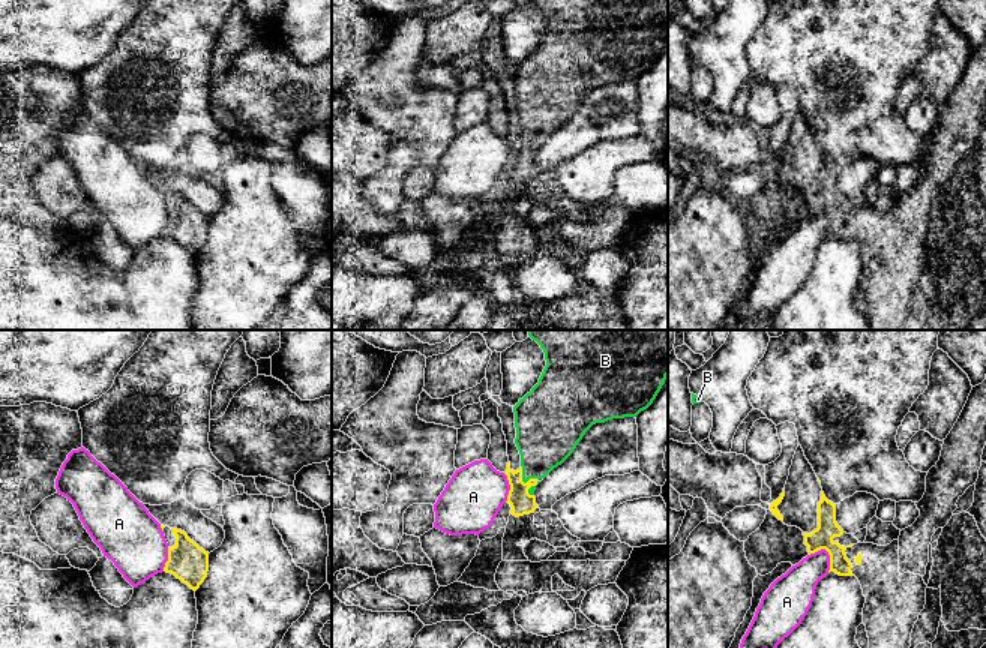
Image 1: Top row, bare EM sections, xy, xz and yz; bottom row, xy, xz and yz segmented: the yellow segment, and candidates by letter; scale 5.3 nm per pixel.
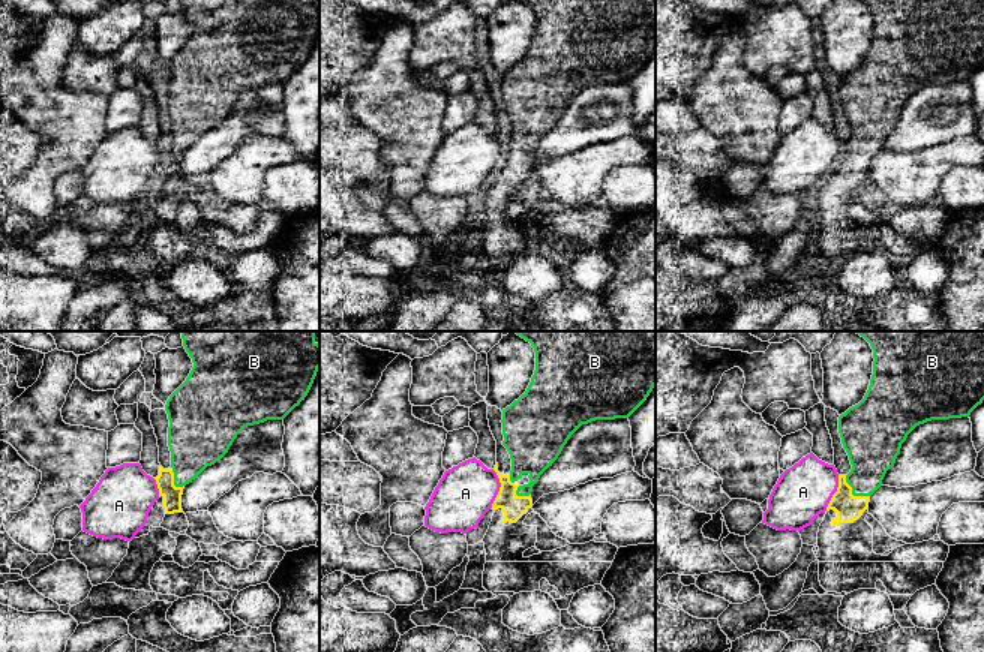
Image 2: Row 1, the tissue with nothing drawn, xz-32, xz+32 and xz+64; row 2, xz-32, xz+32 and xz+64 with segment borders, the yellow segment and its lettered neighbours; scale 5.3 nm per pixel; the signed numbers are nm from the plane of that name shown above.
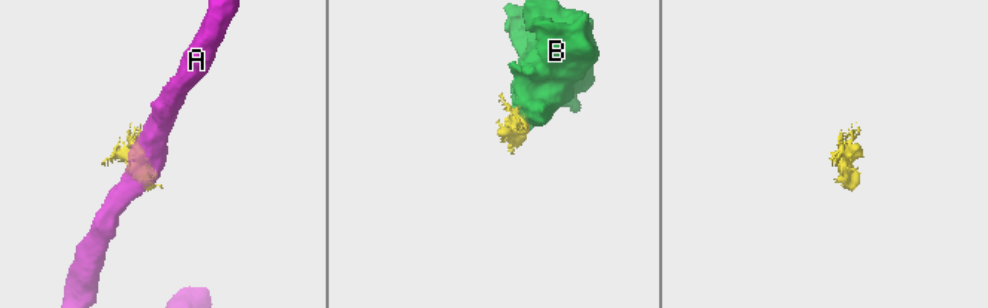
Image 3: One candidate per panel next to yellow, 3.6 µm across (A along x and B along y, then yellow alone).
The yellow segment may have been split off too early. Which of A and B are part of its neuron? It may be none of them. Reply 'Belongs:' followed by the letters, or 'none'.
Belongs: B

